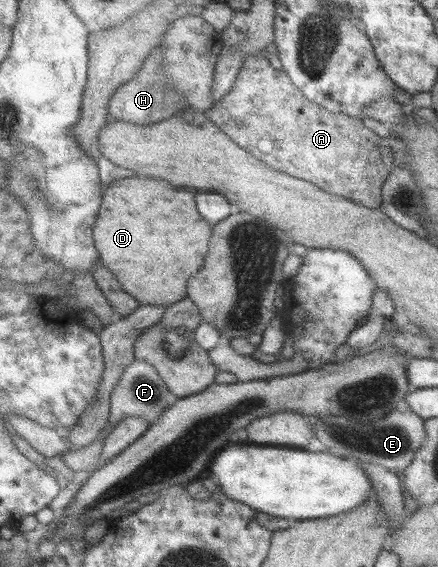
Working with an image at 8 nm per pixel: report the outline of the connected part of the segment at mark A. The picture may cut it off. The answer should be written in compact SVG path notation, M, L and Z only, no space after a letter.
M267 54L250 56L241 66L234 87L205 114L228 133L240 147L248 149L252 155L256 155L260 161L268 163L270 167L290 173L292 177L312 181L318 187L326 189L328 193L347 197L354 203L365 205L370 209L382 207L382 188L396 163L396 153L388 143L389 139L380 137L370 127L366 127L360 117L332 113L310 101L283 69L278 69L270 63Z

